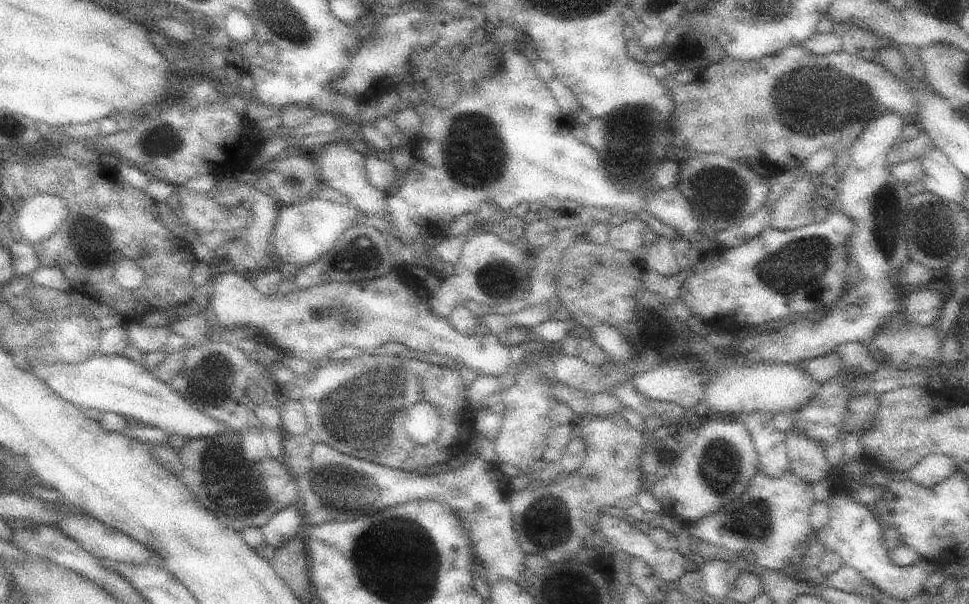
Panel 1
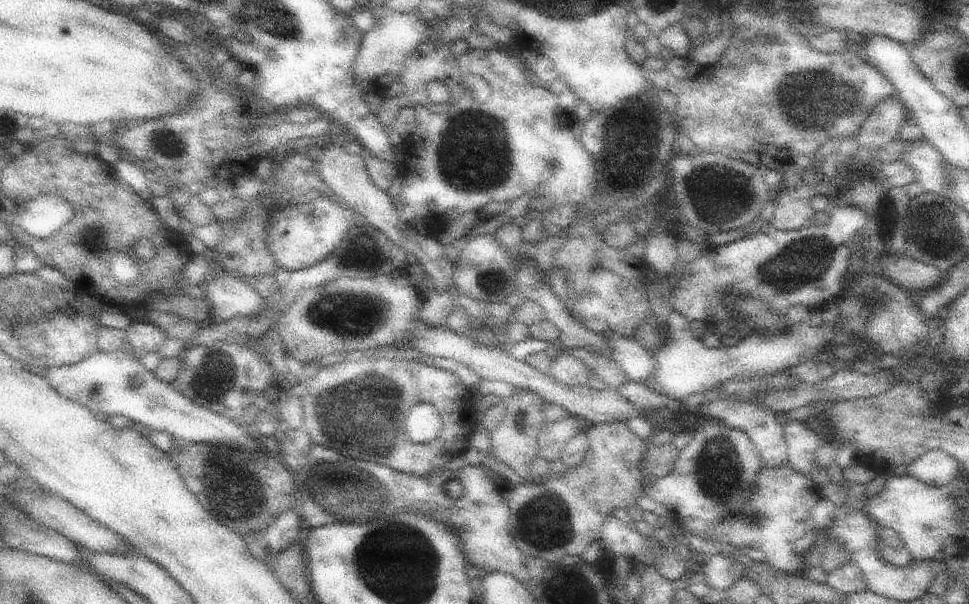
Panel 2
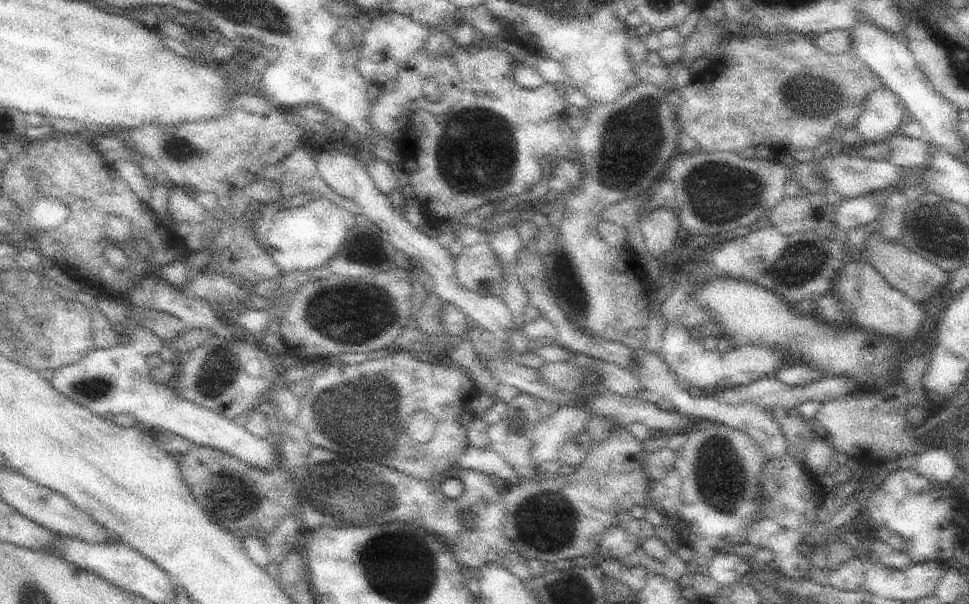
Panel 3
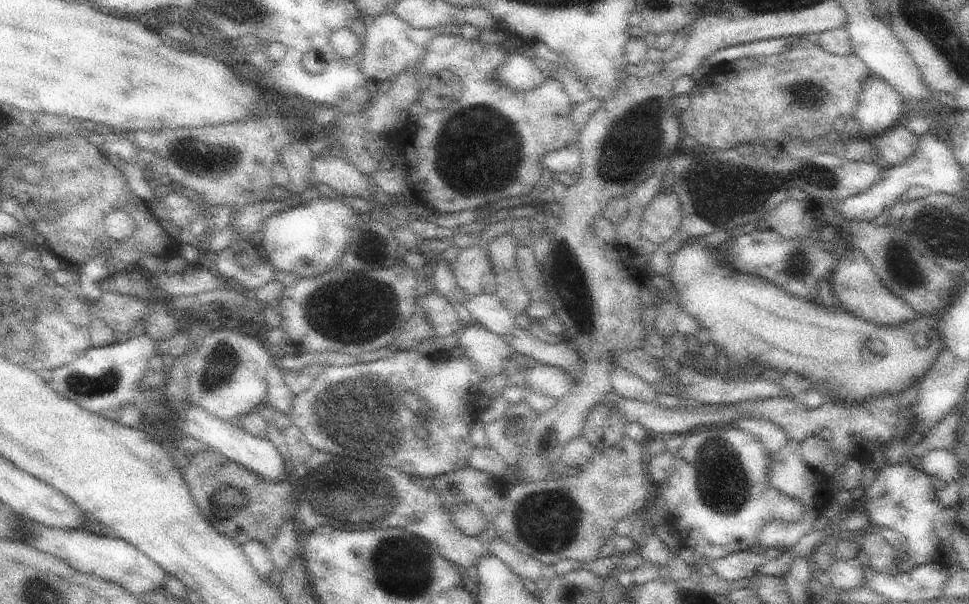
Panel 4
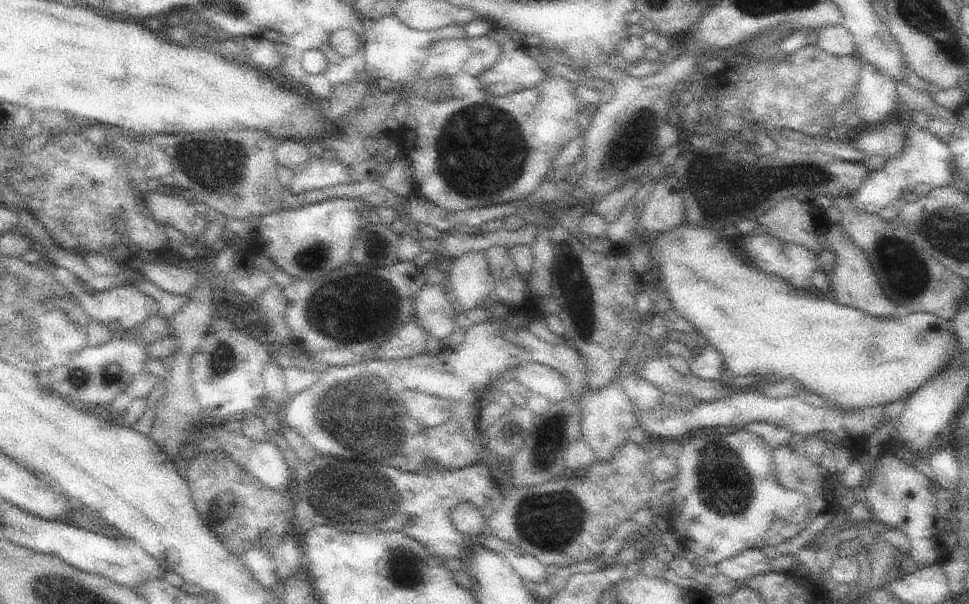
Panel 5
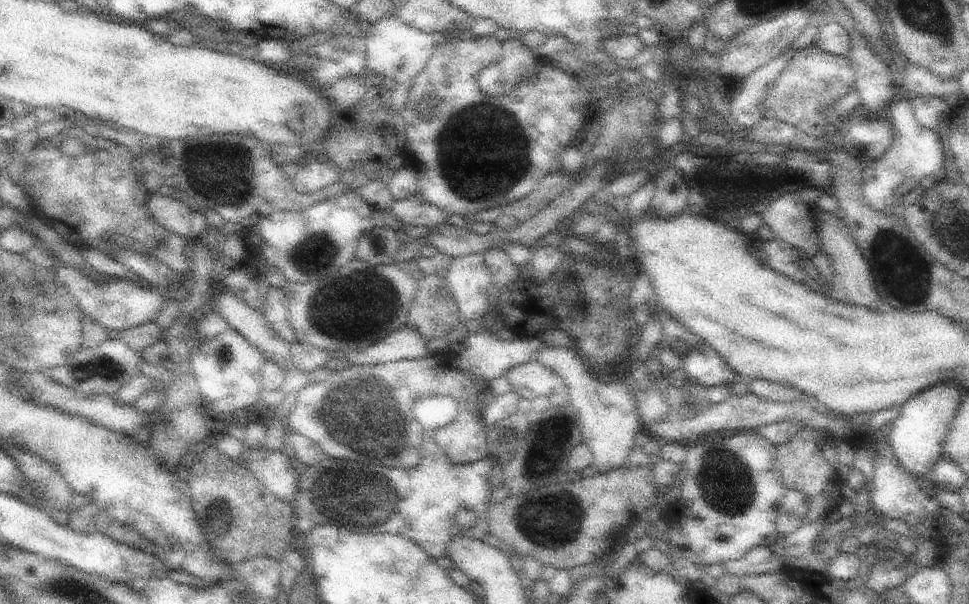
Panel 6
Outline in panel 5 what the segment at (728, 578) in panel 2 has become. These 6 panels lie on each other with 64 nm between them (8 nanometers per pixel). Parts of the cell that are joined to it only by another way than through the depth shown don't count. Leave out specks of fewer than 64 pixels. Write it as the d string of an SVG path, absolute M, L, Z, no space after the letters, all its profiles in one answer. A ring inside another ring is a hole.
M759 548L747 550L743 554L739 554L737 558L723 560L717 564L719 574L723 574L735 582L745 582L751 576L769 574L769 570L773 570L773 566L777 566L777 564L773 560L769 560Z

